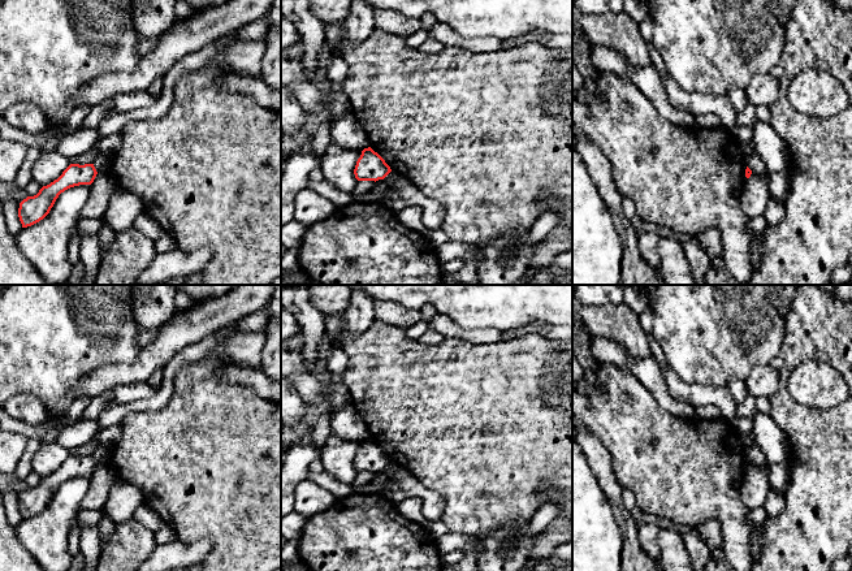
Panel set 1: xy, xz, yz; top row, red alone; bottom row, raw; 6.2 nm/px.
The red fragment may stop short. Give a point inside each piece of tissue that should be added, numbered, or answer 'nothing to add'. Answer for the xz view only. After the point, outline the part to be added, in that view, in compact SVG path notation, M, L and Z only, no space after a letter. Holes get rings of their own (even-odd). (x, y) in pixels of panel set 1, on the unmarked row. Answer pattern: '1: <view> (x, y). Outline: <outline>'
nothing to add

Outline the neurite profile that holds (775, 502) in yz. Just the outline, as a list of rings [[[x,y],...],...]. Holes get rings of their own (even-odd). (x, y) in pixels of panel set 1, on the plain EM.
[[[770,490],[764,505],[766,520],[779,515],[786,507],[784,493]]]

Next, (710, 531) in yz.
[[[717,519],[705,522],[699,532],[712,550],[723,548],[722,527]]]

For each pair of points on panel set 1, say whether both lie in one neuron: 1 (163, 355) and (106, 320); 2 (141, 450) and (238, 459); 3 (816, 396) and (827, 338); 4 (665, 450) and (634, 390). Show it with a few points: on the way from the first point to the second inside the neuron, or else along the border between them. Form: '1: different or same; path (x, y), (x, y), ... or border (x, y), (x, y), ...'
1: different; border (143, 347), (133, 363), (116, 364)
2: same; path (165, 454), (176, 454), (189, 459), (213, 459)
3: same; path (816, 381), (827, 353)
4: same; path (658, 436), (635, 412), (635, 405)

